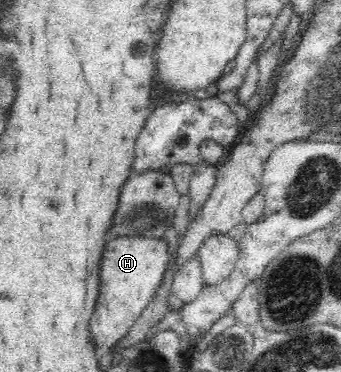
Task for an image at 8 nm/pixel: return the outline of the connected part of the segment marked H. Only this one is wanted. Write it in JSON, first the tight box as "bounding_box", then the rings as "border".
{"bounding_box":[90,235,168,348],"border":[[[144,235],[123,236],[116,240],[110,240],[102,252],[100,260],[100,290],[94,314],[90,318],[90,341],[95,347],[112,348],[135,323],[141,312],[150,304],[156,295],[156,290],[162,282],[162,276],[166,272],[168,258],[168,247],[163,239],[154,239]]]}

